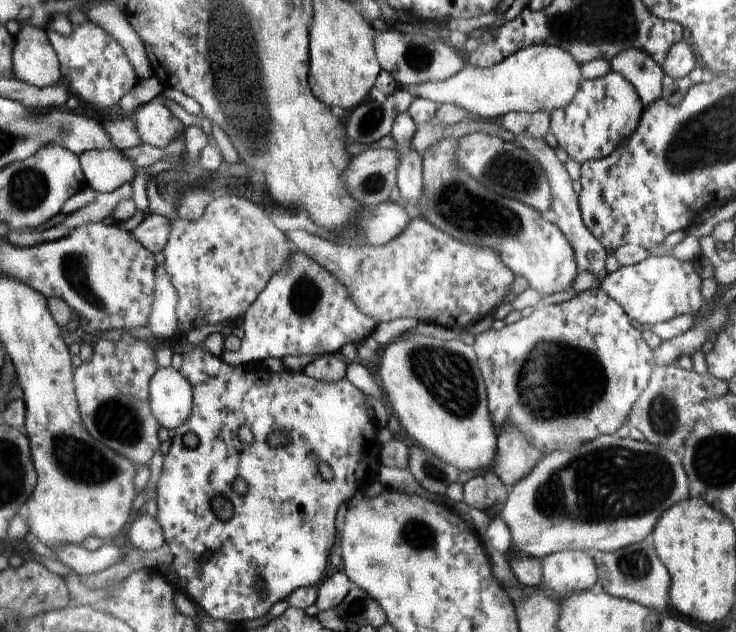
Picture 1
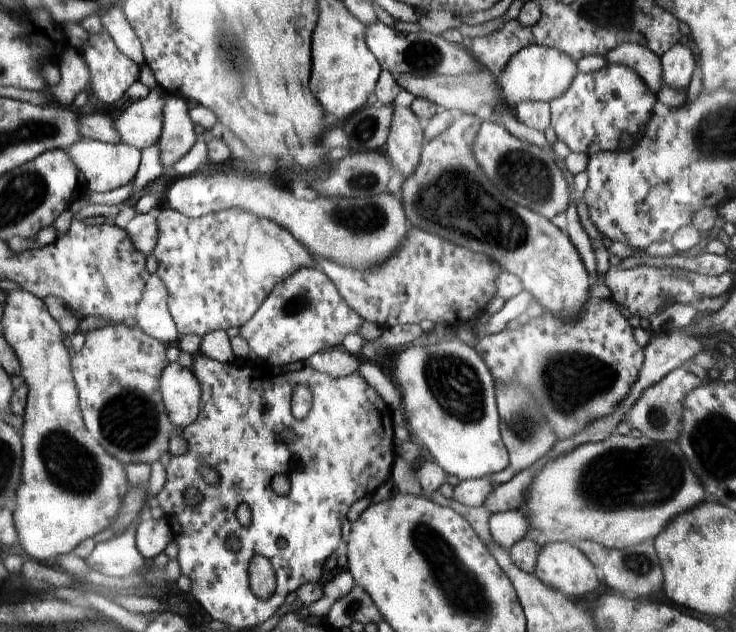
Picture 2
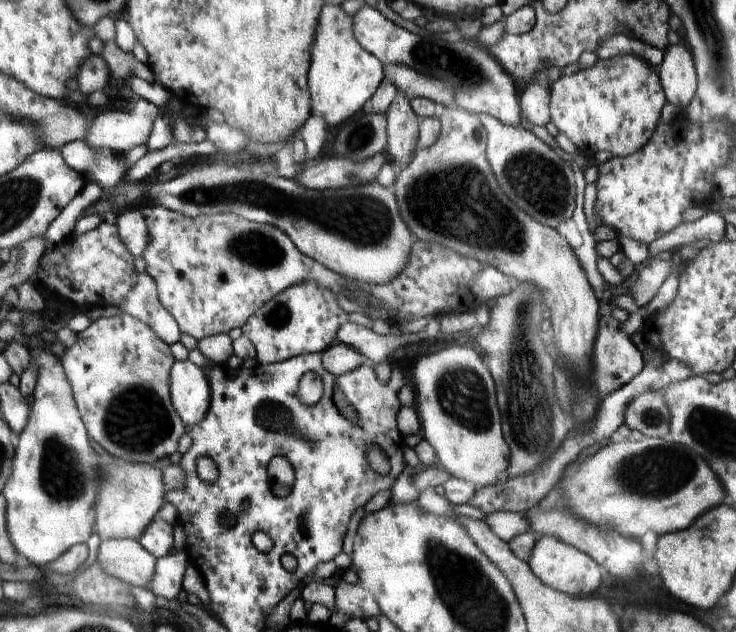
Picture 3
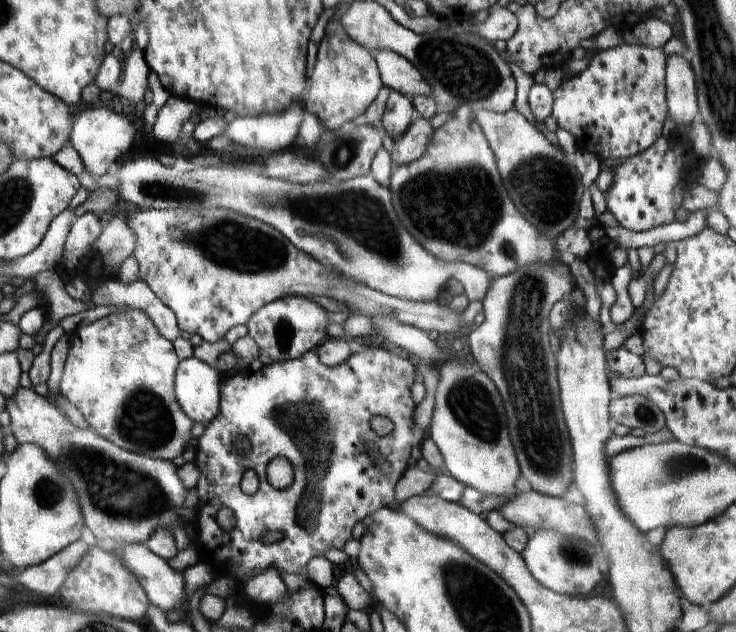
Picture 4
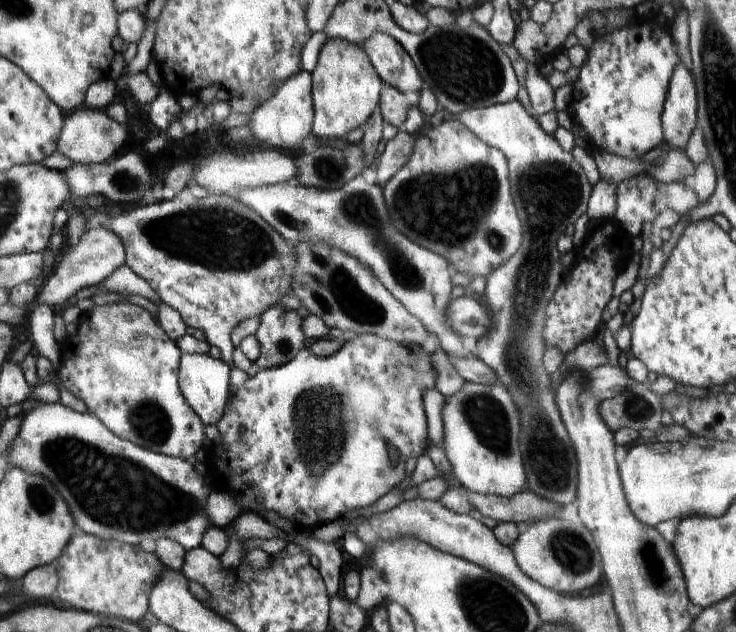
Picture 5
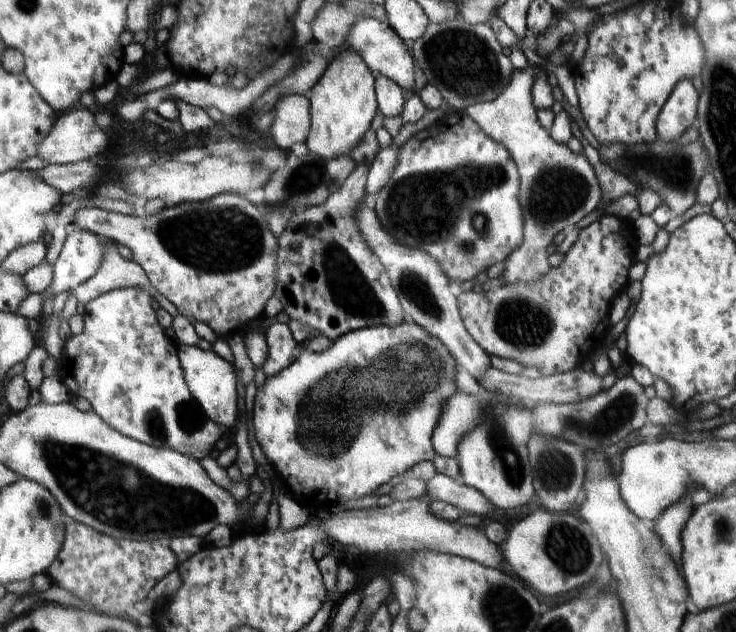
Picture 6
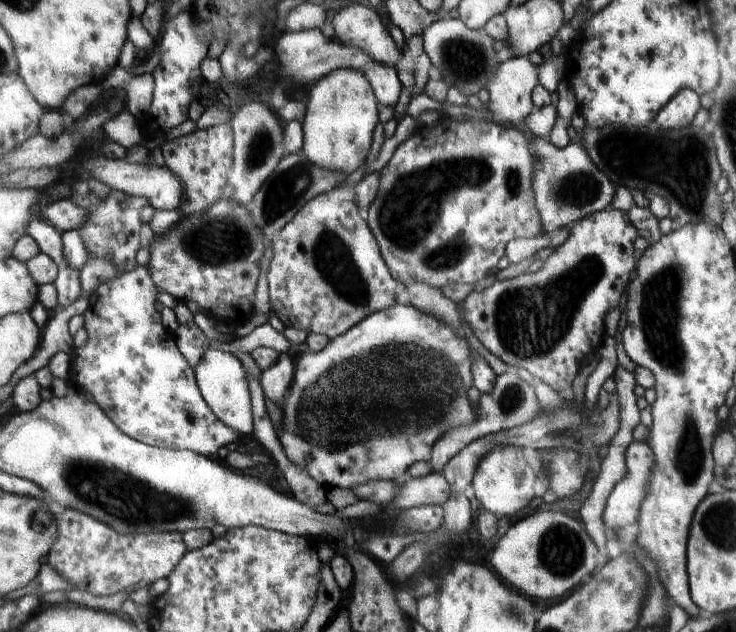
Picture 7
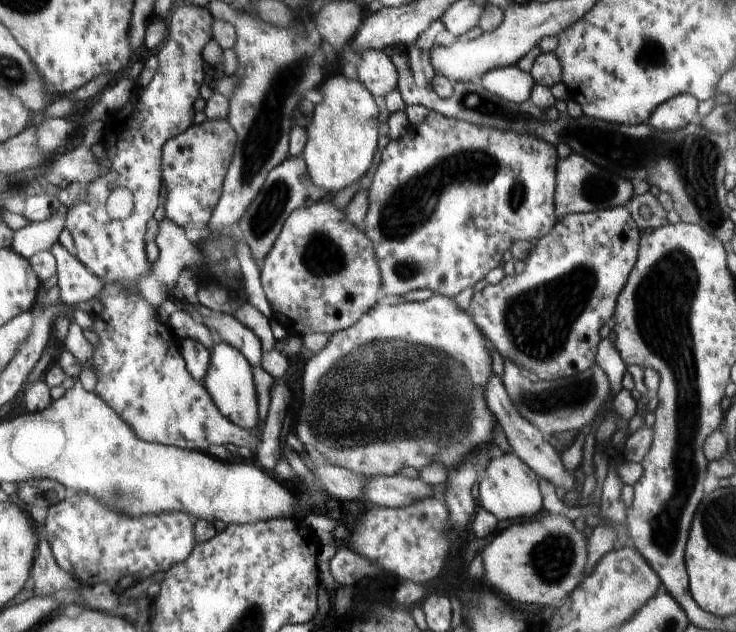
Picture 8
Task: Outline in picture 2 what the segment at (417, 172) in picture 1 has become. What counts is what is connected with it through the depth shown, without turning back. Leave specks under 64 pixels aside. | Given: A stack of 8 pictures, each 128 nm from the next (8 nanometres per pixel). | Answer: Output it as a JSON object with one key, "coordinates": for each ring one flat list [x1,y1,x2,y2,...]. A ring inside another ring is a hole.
{"coordinates":[[394,105,394,114,386,149,382,149,390,164,402,172,402,178,410,178,420,164,423,124,410,107]]}

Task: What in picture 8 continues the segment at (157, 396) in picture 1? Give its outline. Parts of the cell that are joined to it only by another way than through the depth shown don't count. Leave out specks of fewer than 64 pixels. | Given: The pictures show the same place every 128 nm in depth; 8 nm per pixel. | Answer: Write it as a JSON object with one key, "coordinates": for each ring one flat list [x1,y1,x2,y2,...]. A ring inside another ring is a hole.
{"coordinates":[[221,342,213,347,210,354,210,364,204,376,206,392,213,397,214,404,221,409,222,416,229,418,234,424,246,430,258,426,258,402,256,388,252,378,252,368,248,359,230,344]]}

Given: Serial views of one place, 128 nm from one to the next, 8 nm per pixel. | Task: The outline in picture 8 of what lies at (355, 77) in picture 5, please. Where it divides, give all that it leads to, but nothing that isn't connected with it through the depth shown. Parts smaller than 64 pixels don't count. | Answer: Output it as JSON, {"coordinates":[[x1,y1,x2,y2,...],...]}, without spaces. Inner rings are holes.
{"coordinates":[[339,70,331,73,326,84,322,84,319,89,323,100,314,106,314,113,310,125,307,126,306,136,308,140,304,147,302,157,308,170,310,180,328,192,338,192,344,190,346,186,354,184,360,180,368,168,374,162,374,152,378,146,378,110,374,104,374,98,370,96,370,91,360,80,346,78]]}

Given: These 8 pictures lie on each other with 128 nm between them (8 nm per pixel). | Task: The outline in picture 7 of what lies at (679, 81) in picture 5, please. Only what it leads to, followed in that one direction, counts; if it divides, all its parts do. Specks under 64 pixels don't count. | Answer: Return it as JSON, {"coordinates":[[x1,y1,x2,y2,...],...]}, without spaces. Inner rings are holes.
{"coordinates":[[684,88,673,96,668,106,662,108,654,123,662,130,674,130,692,125,692,120,700,108,698,95,694,90]]}

